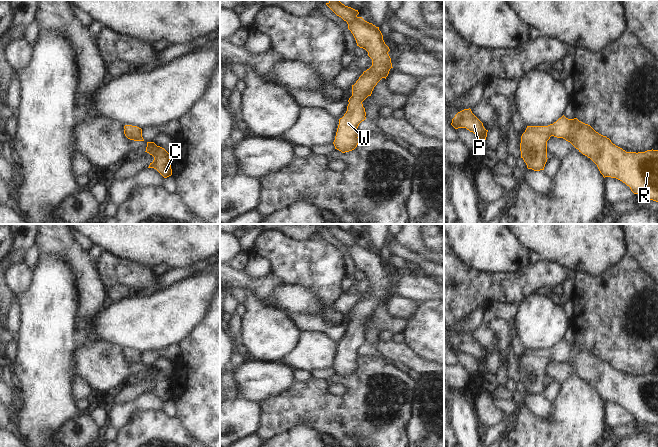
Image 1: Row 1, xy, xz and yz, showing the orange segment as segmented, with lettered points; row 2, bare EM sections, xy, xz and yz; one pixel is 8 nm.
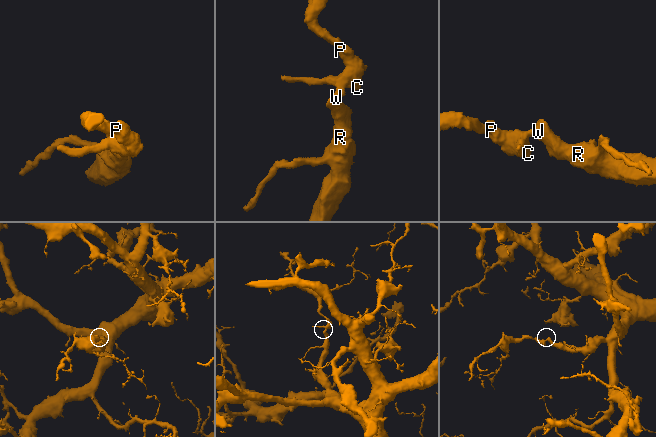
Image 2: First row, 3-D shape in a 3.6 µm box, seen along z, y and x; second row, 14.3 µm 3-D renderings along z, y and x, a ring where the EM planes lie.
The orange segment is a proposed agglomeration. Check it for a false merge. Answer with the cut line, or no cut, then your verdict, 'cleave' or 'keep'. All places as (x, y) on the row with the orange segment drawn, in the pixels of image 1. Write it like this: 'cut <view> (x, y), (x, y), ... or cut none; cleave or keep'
cut none; keep

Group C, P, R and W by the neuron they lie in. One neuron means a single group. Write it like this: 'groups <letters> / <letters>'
groups C P R W

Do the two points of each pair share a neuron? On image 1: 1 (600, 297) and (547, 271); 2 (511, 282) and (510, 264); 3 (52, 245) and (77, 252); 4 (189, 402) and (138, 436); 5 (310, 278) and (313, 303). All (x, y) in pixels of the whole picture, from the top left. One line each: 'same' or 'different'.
1: different
2: different
3: same
4: different
5: different

